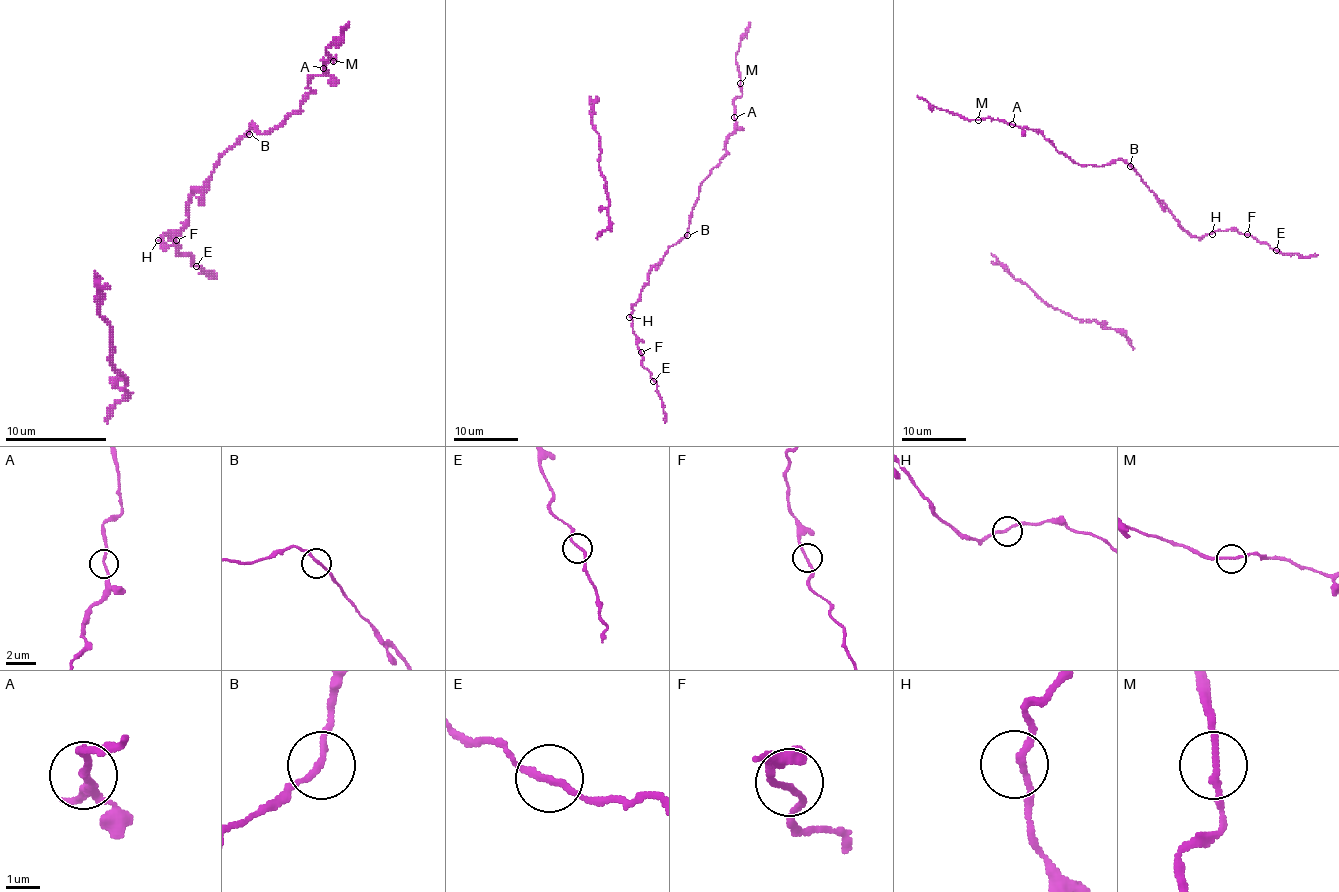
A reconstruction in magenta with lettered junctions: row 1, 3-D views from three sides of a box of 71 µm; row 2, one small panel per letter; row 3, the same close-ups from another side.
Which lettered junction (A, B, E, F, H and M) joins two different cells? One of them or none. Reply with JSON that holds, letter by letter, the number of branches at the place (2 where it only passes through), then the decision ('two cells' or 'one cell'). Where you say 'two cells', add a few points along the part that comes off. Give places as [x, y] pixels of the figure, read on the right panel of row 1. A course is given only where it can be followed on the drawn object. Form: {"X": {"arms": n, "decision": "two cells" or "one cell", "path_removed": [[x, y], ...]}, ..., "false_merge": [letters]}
{"A": {"arms": 2, "decision": "one cell"}, "B": {"arms": 2, "decision": "one cell"}, "E": {"arms": 2, "decision": "one cell"}, "F": {"arms": 2, "decision": "one cell"}, "H": {"arms": 2, "decision": "one cell"}, "M": {"arms": 2, "decision": "one cell"}, "false_merge": []}

